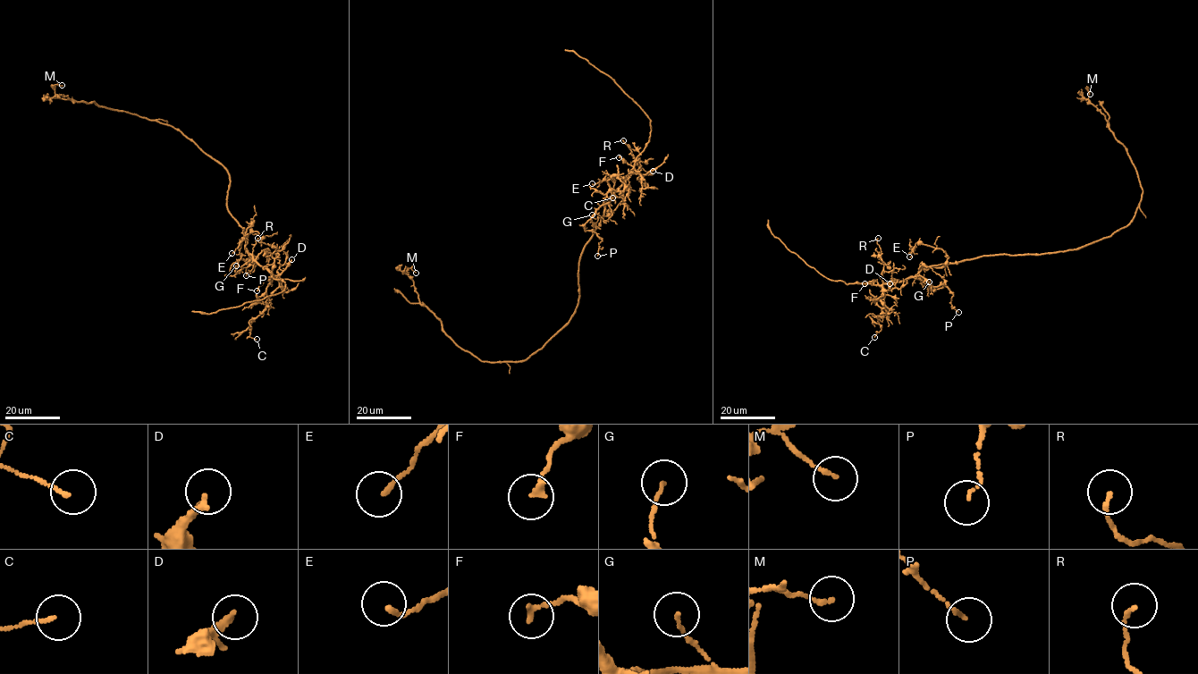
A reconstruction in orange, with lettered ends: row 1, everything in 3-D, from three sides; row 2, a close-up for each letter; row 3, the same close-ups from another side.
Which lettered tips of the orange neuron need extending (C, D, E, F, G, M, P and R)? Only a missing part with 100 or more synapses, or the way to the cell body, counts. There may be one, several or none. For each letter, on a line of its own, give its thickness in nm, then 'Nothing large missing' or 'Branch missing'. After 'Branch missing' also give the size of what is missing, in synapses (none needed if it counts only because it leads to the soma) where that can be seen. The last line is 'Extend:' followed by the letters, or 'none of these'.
C: Thickness 110 nm. Nothing large missing
D: Thickness 220 nm. Nothing large missing
E: Thickness 150 nm. Nothing large missing
F: Thickness 200 nm. Nothing large missing
G: Thickness 90 nm. Nothing large missing
M: Thickness 120 nm. Nothing large missing
P: Thickness 90 nm. Nothing large missing
R: Thickness 120 nm. Nothing large missing
Extend: none of these

